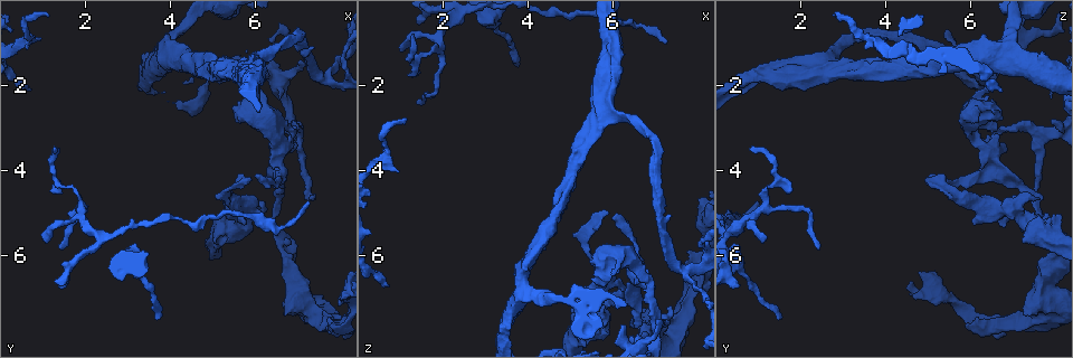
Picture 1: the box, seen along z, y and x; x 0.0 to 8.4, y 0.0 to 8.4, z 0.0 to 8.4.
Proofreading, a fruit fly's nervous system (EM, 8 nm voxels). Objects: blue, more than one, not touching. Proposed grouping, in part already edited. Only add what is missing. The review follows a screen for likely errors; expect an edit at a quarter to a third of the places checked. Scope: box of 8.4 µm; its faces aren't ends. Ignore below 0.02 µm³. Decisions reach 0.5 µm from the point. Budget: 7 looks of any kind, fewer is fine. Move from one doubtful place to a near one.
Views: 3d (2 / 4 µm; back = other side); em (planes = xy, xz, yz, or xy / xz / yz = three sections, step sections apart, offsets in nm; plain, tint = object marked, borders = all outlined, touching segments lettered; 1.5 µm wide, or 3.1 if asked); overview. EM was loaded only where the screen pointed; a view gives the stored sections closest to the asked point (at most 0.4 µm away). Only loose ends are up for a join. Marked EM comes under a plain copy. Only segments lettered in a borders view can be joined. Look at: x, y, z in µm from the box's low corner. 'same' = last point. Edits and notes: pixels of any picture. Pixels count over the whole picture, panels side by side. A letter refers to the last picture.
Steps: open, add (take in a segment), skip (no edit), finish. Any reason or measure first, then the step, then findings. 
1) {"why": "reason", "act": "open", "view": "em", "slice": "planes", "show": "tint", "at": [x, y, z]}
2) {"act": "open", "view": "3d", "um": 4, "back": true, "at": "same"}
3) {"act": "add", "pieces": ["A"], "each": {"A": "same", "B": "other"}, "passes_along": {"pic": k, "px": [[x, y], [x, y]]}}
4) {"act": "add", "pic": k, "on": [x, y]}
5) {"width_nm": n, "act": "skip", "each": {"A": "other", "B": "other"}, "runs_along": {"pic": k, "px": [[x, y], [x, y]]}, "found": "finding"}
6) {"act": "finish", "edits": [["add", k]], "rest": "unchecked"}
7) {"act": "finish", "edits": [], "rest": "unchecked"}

{"why": "stops while still wide", "act": "open", "view": "em", "slice": "yz", "step": 8, "show": "borders", "at": [6.80, 7.40, 7.25]}

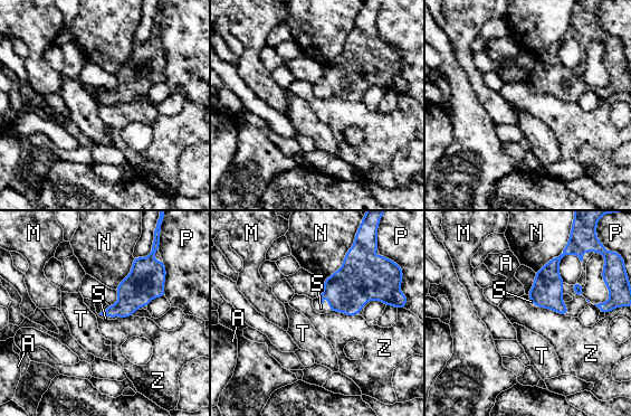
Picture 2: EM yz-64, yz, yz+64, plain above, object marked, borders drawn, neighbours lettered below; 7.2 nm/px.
{"act": "add", "pieces": ["S"], "each": {"A": "other", "M": "other", "N": "other", "P": "other", "S": "same", "T": "other", "Z": "other"}, "passes_along": {"pic": 2, "px": [[353, 273], [327, 296], [321, 308]]}, "found": "the cell continues"}

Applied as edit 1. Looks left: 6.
{"why": "tapers out", "act": "open", "view": "3d", "um": 2, "back": true, "at": [7.30, 4.70, 7.20]}

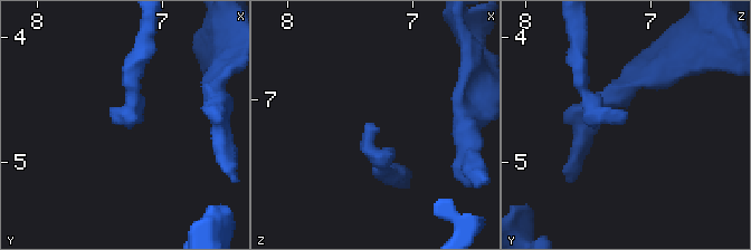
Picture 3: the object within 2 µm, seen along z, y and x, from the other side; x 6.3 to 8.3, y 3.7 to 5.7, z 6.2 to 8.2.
{"why": "now the EM", "act": "open", "view": "em", "slice": "planes", "show": "borders", "at": [7.28, 4.70, 7.24]}

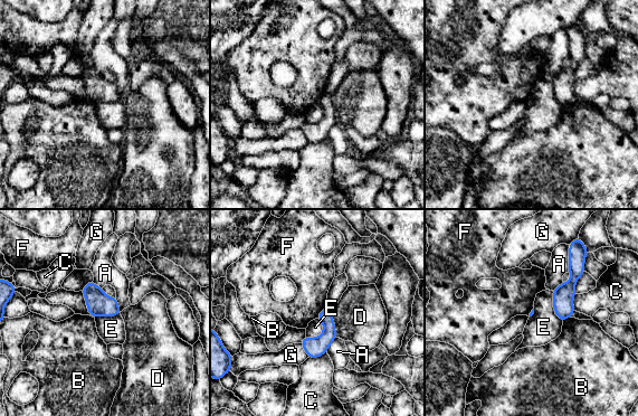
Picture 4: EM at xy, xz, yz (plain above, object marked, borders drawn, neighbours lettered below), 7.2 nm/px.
{"longest_contact_nm": ["E", 240], "act": "skip", "each": {"A": "other", "B": "other", "C": "other", "D": "other", "E": "other", "F": "other", "G": "other"}, "found": "none of them fits"}

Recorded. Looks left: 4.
{"why": "an open end", "act": "open", "view": "em", "slice": "xy", "step": 8, "show": "tint", "at": [1.30, 3.50, 0.85]}

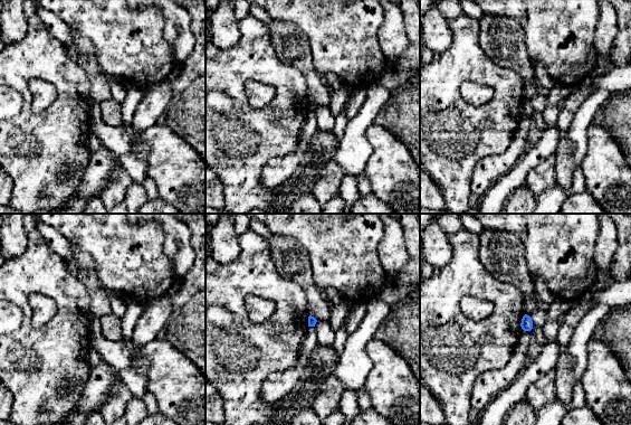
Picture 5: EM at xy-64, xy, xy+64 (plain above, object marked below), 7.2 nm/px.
{"act": "open", "view": "em", "slice": "xz", "step": 8, "show": "tint", "at": "same"}

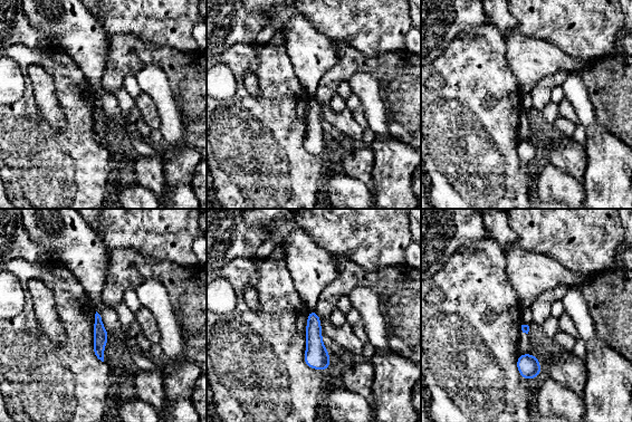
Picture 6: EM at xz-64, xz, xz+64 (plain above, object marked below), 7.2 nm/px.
{"why": "see the neighbours", "act": "open", "view": "em", "slice": "xz", "step": 8, "show": "borders", "at": "same"}

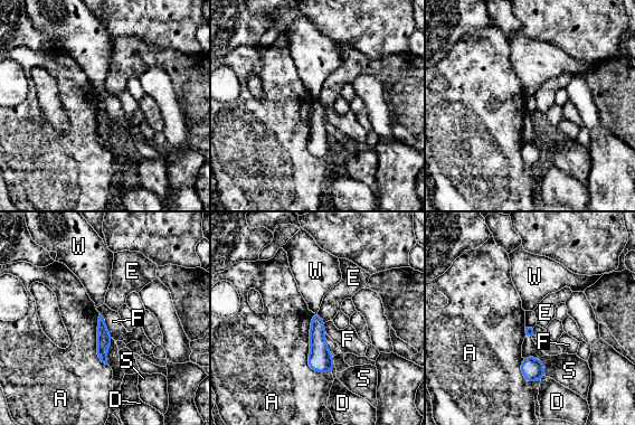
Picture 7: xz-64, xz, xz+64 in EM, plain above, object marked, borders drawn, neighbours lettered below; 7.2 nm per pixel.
{"act": "skip", "each": {"A": "other", "D": "other", "E": "other", "F": "other", "S": "other", "W": "other"}, "runs_along": {"pic": 7, "px": [[101, 320], [104, 359]]}, "found": "none of them fits"}

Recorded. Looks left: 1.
{"act": "finish", "edits": [["add", 2]], "rest": "unchecked"}

